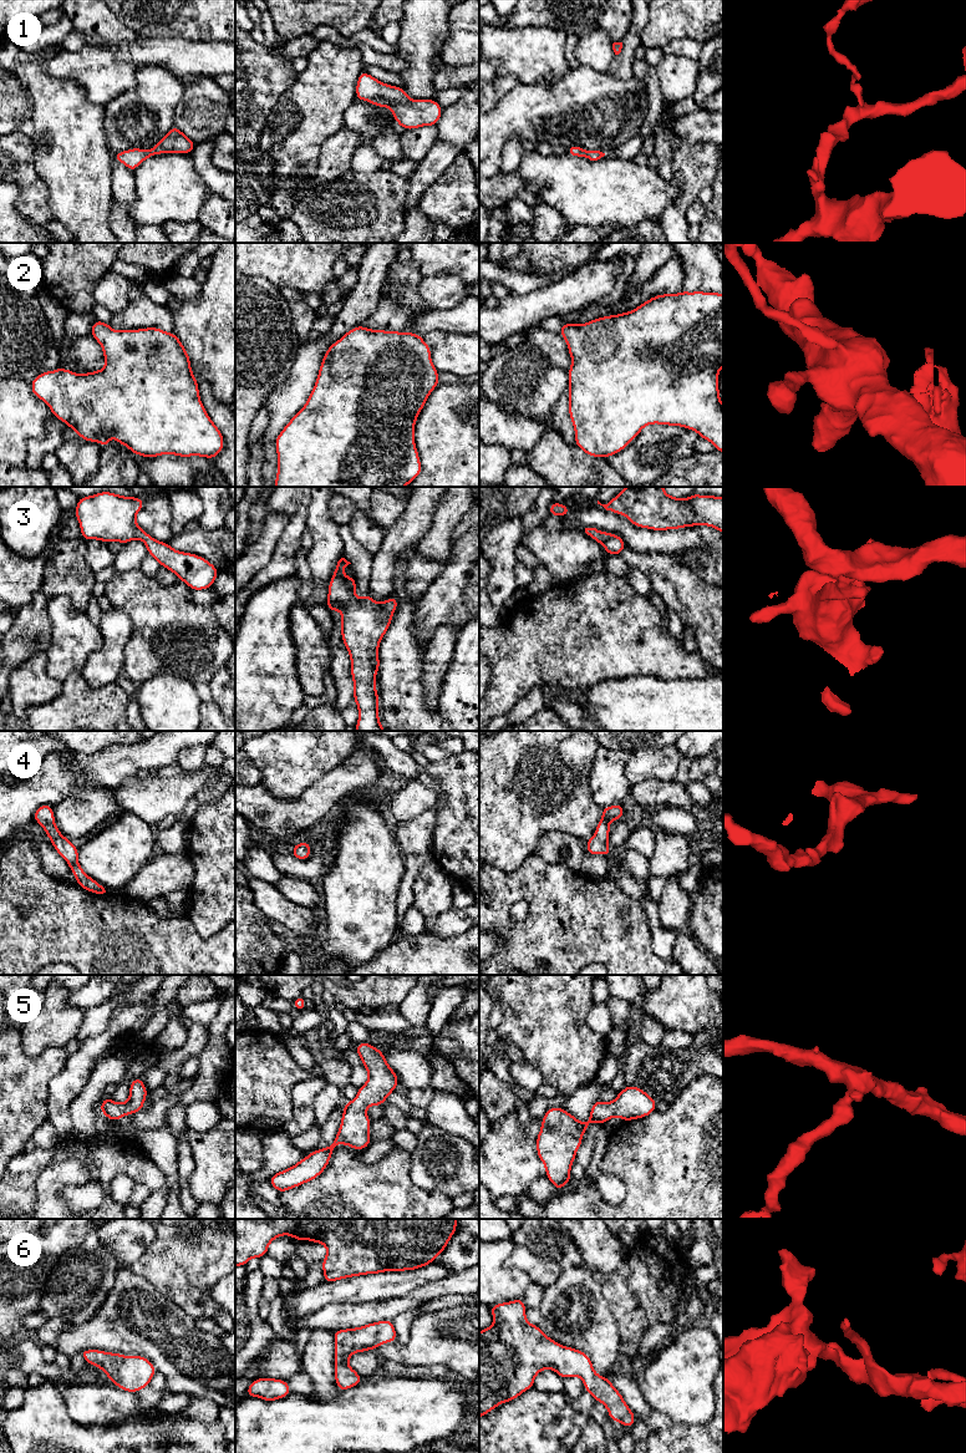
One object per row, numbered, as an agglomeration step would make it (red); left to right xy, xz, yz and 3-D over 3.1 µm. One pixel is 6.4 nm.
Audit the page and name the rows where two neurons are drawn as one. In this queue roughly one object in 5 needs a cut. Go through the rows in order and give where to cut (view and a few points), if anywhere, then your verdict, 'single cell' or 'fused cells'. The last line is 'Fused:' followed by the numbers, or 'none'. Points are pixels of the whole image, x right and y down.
1: no cut; single cell
2: no cut; single cell
3: no cut; single cell
4: no cut; single cell
5: no cut; single cell
6: no cut; single cell
Fused: none

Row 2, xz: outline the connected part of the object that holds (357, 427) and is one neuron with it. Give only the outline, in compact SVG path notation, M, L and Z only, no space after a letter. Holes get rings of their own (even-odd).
M359 325L325 352L305 406L275 440L275 487L403 487L421 474L415 425L431 392L439 385L431 347L415 332L372 330Z

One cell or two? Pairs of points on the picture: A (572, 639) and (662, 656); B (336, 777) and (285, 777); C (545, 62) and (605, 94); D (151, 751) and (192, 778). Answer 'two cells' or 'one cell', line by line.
A: one cell
B: two cells
C: two cells
D: two cells

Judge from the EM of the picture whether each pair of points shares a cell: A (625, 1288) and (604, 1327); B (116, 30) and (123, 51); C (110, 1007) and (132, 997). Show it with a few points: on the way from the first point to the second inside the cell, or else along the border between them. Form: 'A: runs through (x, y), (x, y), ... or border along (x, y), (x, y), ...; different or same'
A: border along (600, 1285), (601, 1294), (618, 1327), (619, 1341); different
B: border along (91, 34), (107, 39), (111, 42), (141, 37); different
C: runs through (115, 1005), (127, 999); same

